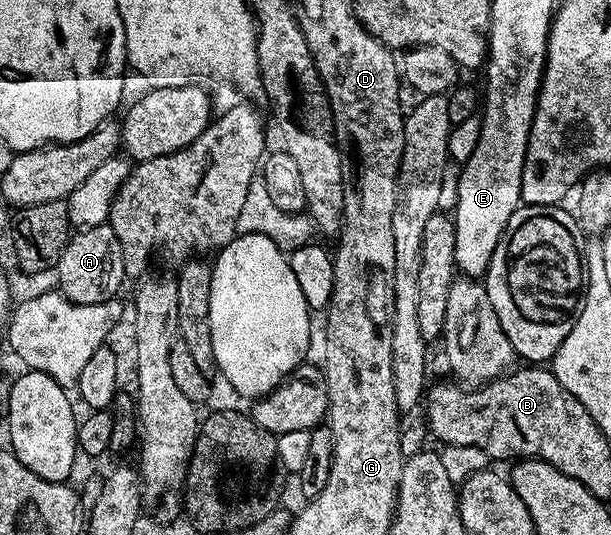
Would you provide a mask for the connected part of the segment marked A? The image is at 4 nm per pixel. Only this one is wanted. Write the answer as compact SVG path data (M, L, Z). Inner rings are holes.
M103 223L85 231L76 231L66 244L55 269L58 291L65 299L77 305L98 305L114 299L125 282L122 247L109 224Z

